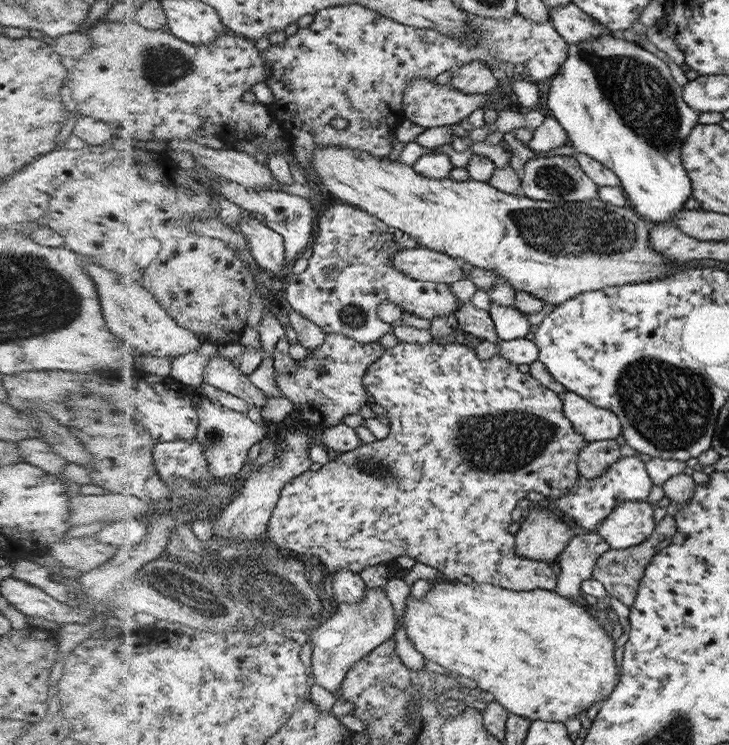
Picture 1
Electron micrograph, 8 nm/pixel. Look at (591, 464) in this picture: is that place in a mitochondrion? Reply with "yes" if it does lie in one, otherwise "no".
no

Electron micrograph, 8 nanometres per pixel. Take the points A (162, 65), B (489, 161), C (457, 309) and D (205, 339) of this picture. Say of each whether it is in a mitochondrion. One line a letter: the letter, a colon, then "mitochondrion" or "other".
A: mitochondrion
B: other
C: other
D: other

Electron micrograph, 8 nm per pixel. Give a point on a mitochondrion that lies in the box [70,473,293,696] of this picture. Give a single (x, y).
(180, 587)

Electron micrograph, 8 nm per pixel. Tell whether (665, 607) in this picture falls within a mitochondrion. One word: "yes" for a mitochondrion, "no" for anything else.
no

